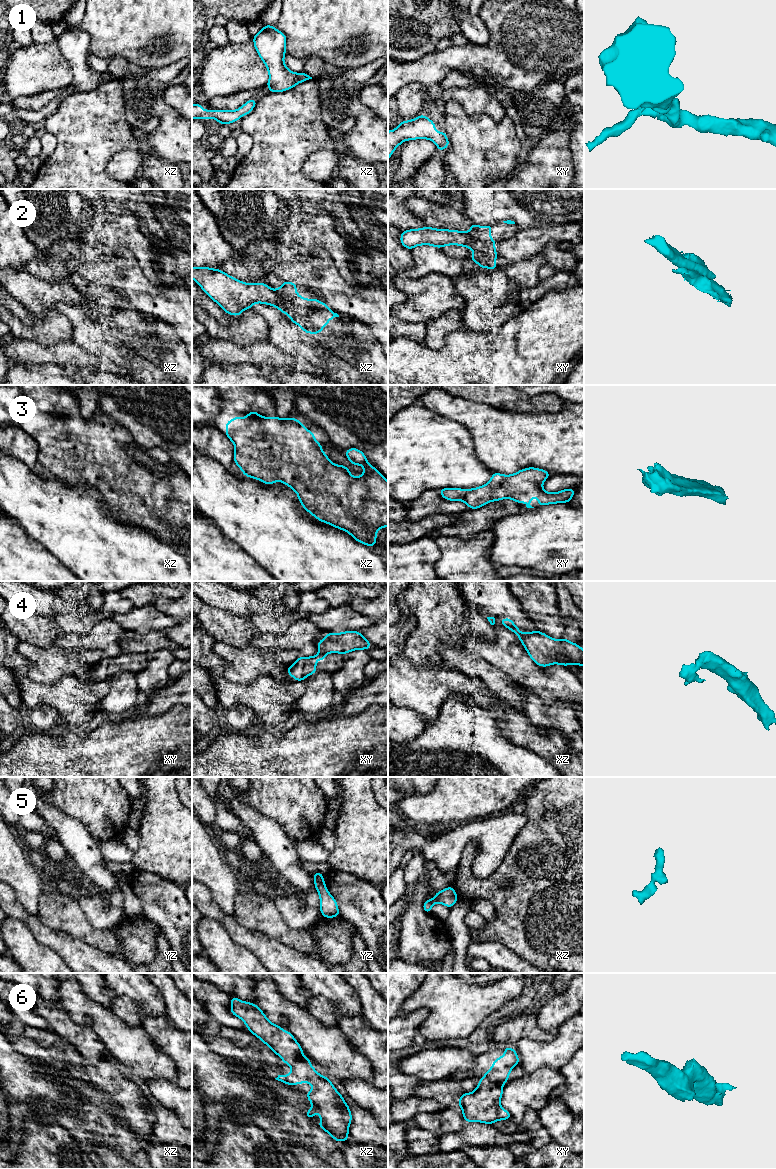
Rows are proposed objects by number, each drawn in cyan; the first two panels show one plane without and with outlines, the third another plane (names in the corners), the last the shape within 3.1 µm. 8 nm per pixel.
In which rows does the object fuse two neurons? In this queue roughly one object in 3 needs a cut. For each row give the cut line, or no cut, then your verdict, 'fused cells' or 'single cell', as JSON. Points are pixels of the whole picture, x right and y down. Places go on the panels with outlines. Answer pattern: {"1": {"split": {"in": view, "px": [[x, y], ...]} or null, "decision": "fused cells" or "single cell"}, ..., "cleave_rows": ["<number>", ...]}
{"1": {"split": null, "decision": "single cell"}, "2": {"split": {"in": "xy", "px": [[459, 231], [465, 232], [469, 236], [469, 241], [465, 245]]}, "decision": "fused cells"}, "3": {"split": null, "decision": "single cell"}, "4": {"split": {"in": "xy", "px": [[320, 651], [324, 653]]}, "decision": "fused cells"}, "5": {"split": null, "decision": "single cell"}, "6": {"split": {"in": "xy", "px": [[483, 1077], [501, 1086]]}, "decision": "fused cells"}, "cleave_rows": ["2", "4", "6"]}

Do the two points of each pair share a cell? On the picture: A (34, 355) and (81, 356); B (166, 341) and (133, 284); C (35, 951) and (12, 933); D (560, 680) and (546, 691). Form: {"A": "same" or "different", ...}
{"A": "same", "B": "different", "C": "same", "D": "same"}

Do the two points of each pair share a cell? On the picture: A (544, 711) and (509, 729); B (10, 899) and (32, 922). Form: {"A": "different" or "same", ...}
{"A": "different", "B": "same"}

